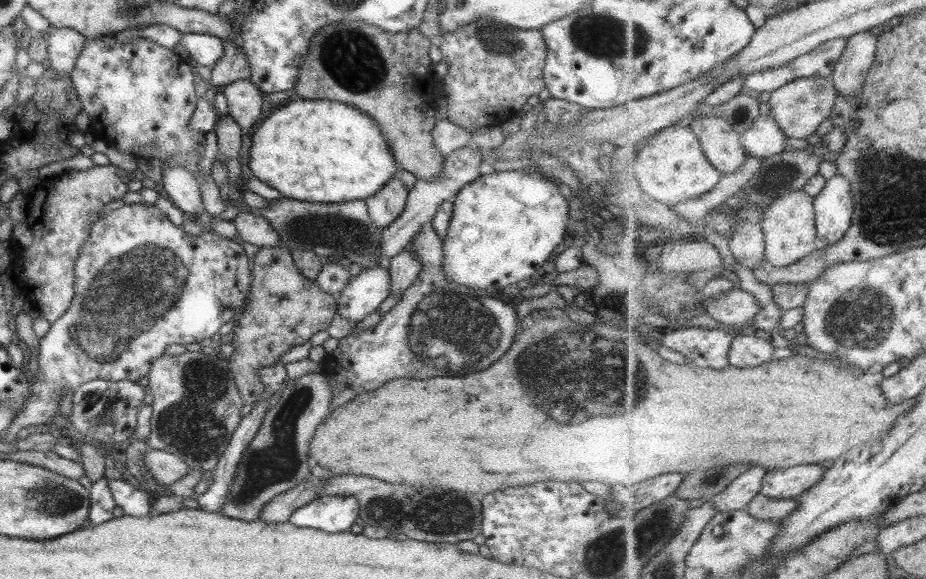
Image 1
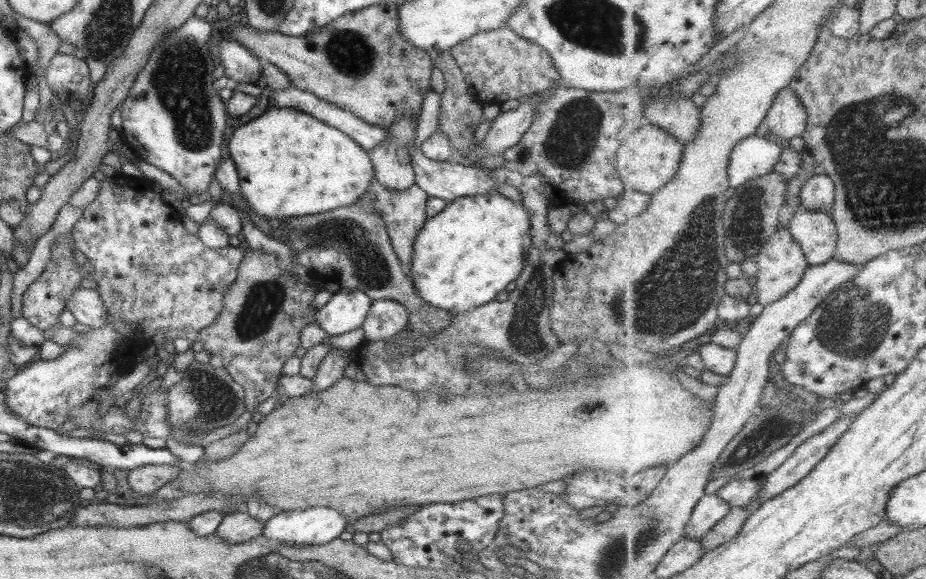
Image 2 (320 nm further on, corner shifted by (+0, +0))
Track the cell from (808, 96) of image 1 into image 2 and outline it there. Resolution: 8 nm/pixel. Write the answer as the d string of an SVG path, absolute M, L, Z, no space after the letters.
M788 86L775 97L766 116L769 132L789 140L802 136L809 124L810 115L798 93Z

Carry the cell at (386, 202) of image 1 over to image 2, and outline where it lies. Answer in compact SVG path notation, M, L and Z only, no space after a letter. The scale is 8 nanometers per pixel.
M399 117L388 127L386 141L374 146L366 154L371 161L374 177L384 187L405 190L414 182L415 174L408 155L408 148L414 145L417 121L411 117Z

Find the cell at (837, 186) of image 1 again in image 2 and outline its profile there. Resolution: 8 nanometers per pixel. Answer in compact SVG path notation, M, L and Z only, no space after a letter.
M801 209L788 222L788 228L811 266L836 258L839 234L833 215Z

